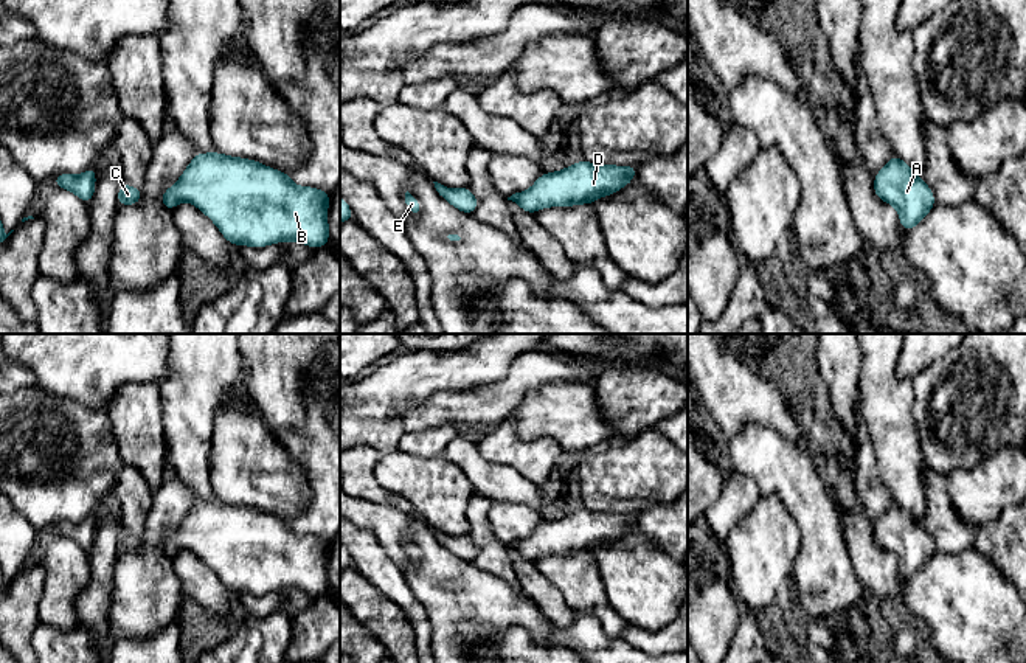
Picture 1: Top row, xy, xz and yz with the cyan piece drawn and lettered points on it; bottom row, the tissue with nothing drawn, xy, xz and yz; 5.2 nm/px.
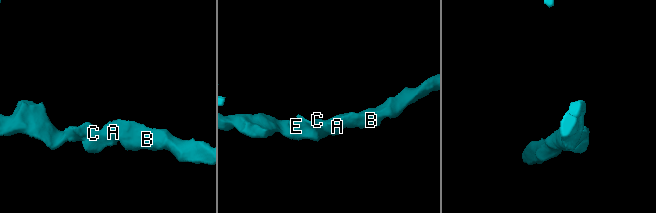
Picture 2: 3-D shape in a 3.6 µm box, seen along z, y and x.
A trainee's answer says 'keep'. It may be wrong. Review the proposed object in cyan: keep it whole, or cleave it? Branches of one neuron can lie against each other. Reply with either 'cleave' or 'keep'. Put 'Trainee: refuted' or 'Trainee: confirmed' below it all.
keep
Trainee: confirmed

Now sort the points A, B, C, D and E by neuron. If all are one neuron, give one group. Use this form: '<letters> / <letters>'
A B C D E

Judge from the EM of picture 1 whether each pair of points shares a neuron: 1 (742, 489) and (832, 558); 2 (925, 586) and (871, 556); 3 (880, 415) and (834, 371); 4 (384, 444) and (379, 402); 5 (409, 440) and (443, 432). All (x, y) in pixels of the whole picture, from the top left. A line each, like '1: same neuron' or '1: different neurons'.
1: different neurons
2: different neurons
3: different neurons
4: same neuron
5: same neuron

